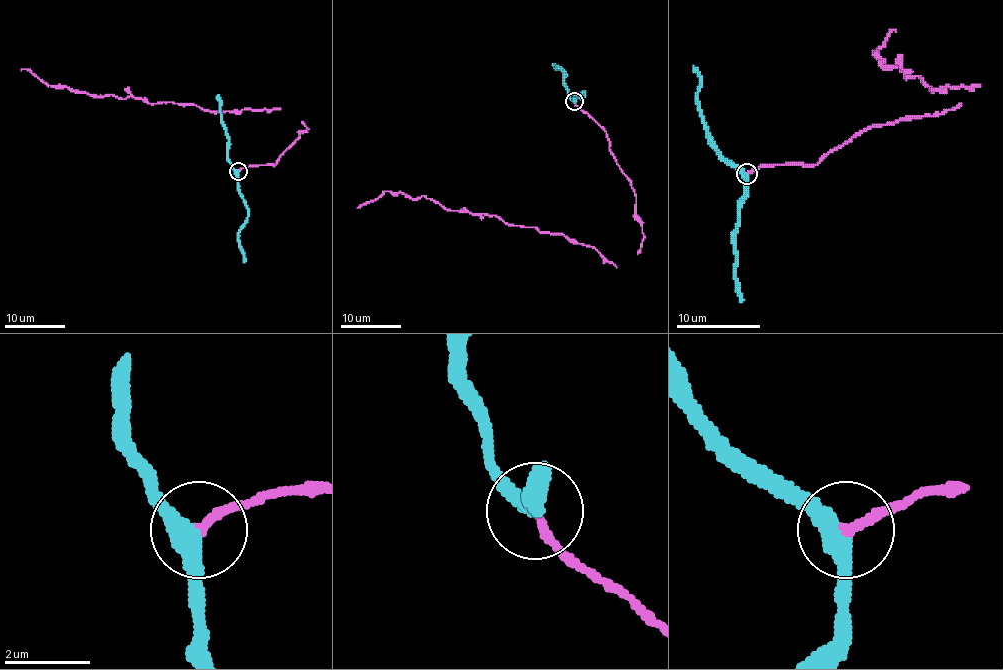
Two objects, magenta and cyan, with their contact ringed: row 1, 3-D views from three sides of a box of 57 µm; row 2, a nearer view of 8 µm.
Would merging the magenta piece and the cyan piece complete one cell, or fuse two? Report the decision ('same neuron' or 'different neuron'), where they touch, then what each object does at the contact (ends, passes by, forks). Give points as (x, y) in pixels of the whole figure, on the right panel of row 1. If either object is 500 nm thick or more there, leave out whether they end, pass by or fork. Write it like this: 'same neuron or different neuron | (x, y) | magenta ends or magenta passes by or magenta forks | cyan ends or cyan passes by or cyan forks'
same neuron | (746, 173) | magenta ends | cyan passes by

